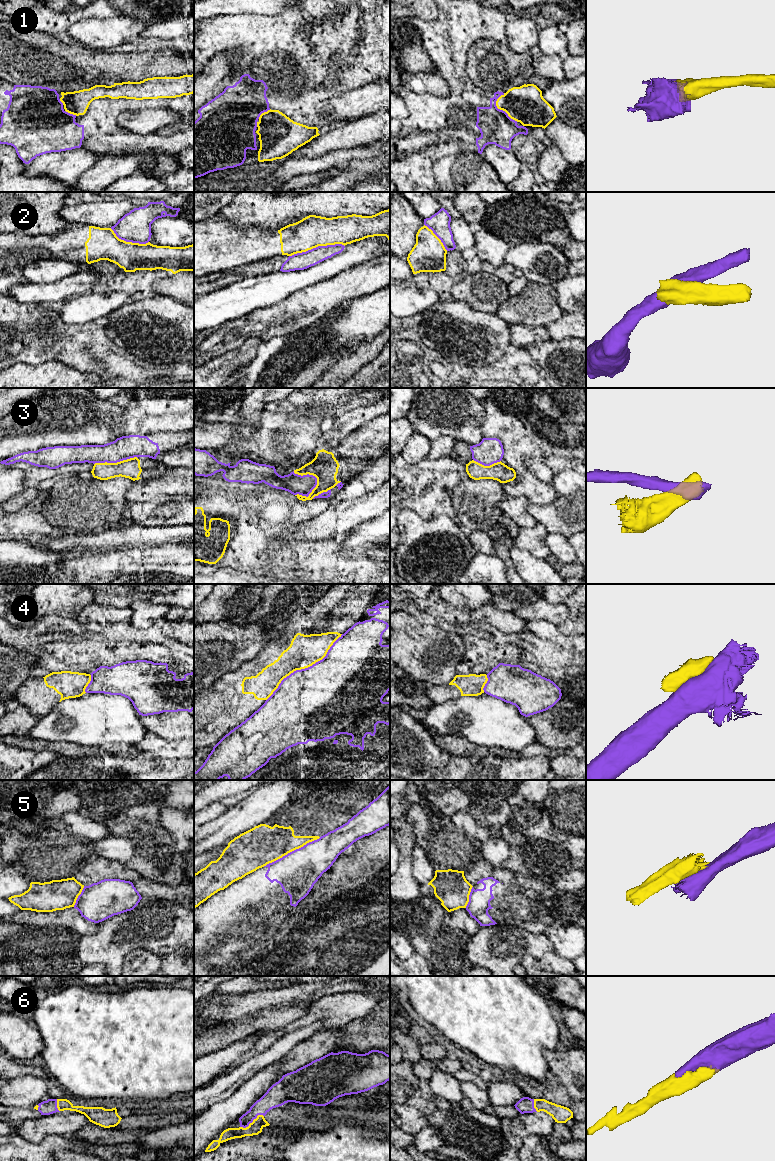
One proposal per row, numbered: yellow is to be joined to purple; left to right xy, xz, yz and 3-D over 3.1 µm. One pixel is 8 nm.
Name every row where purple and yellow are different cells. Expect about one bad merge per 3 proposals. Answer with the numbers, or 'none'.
2, 3, 4, 5

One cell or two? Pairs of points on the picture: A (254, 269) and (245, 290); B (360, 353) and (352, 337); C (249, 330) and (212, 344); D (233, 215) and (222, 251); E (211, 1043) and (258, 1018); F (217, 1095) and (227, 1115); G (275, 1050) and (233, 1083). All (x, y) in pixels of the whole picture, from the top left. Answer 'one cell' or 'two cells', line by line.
A: two cells
B: two cells
C: one cell
D: two cells
E: one cell
F: two cells
G: one cell

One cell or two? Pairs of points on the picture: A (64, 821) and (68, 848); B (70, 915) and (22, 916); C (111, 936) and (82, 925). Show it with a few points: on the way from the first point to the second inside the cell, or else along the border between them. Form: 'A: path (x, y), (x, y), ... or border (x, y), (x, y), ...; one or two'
A: border (53, 823), (86, 839); two
B: path (58, 918), (34, 918); one
C: border (98, 923), (98, 927), (94, 932), (82, 936); two

